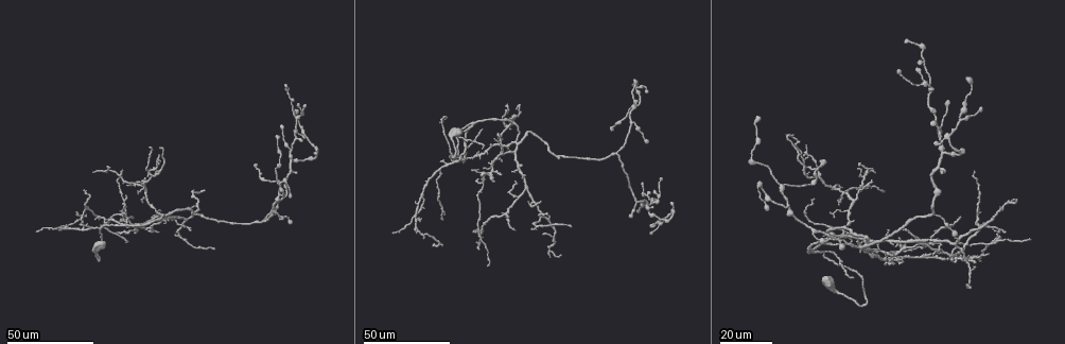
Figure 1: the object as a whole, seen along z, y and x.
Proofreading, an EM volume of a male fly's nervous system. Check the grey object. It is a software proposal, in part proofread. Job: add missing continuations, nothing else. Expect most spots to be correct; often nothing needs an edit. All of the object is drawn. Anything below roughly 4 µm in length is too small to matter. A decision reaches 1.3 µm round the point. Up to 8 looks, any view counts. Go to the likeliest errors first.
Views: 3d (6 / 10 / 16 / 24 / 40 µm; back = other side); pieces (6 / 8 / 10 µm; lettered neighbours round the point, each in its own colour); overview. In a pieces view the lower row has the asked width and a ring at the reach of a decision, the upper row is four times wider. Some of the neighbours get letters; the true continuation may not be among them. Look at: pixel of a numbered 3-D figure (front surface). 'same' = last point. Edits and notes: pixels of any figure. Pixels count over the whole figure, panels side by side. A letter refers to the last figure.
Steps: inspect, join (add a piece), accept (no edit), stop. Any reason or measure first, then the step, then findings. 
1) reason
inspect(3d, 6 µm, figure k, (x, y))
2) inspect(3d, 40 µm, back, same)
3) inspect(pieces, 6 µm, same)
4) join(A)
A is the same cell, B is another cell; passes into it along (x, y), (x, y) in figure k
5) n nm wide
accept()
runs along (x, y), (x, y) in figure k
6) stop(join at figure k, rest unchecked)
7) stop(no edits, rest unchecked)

branch stops here
inspect(3d, 24 µm, figure 1, (471, 171))

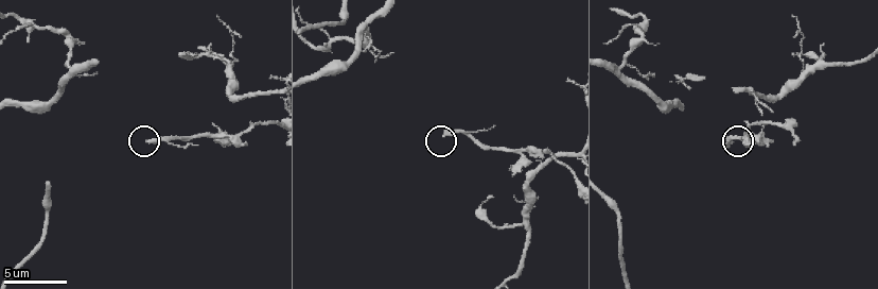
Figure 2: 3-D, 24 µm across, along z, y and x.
inspect(pieces, 8 µm, figure 2, (447, 134))

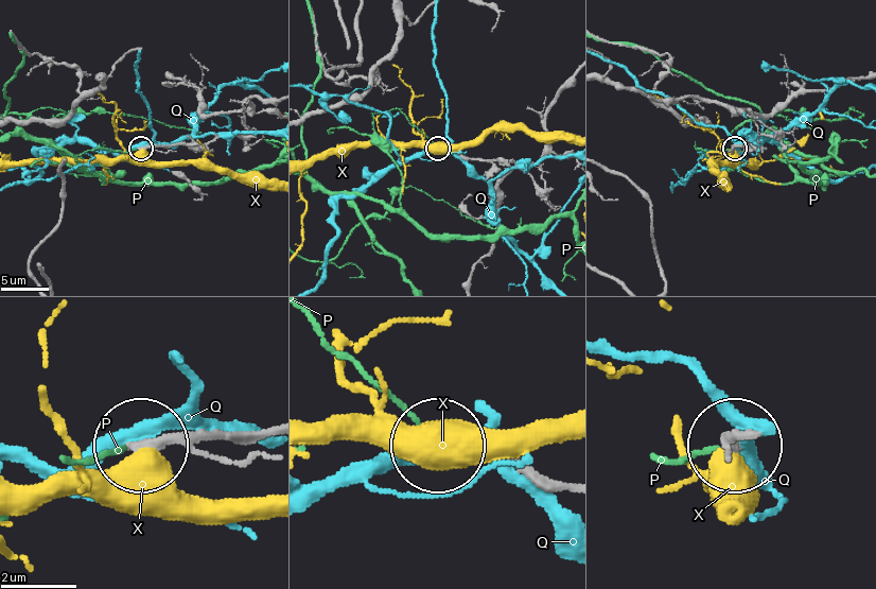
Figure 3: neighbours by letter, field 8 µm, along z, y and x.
accept()
P, Q and X are other cells; runs along (270, 427), (141, 446) in figure 3; no lettered piece goes on from it

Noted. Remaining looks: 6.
tapers out
inspect(3d, 40 µm, figure 1, (1031, 240))

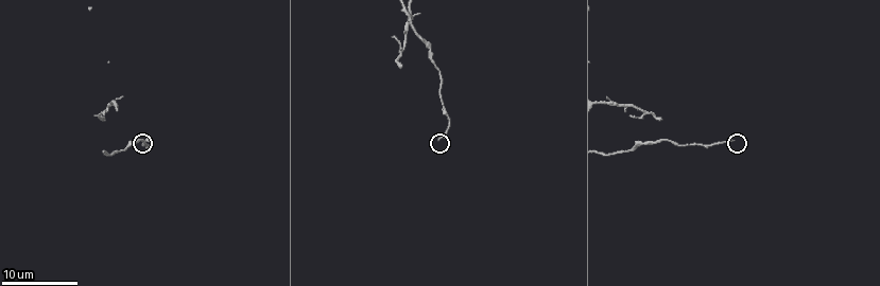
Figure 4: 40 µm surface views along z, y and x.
see the neighbours
inspect(pieces, 6 µm, figure 4, (440, 141))

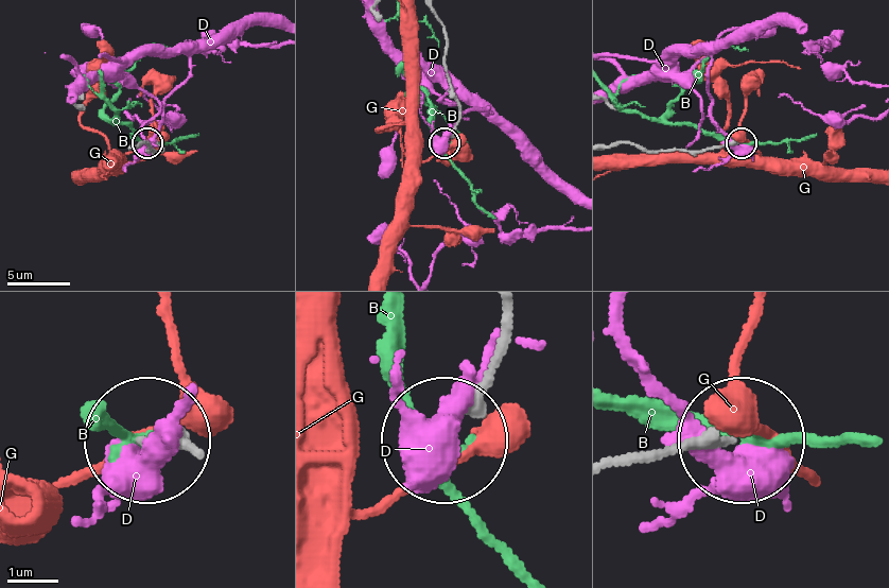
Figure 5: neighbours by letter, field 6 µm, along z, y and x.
accept()
B, D and G are other cells; none of them fits

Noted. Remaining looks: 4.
free end
inspect(3d, 24 µm, figure 1, (297, 174))

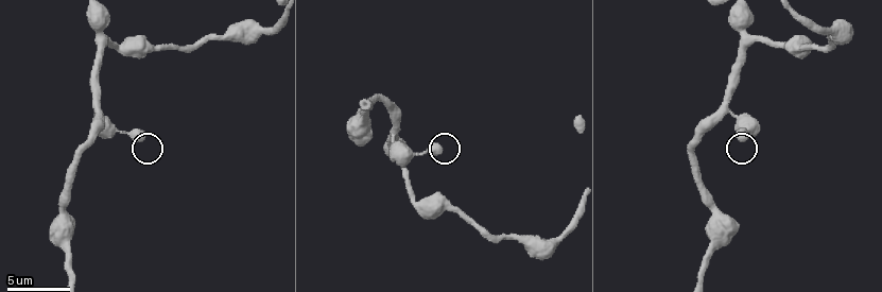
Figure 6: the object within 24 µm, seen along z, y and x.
inspect(pieces, 6 µm, figure 6, (140, 140))

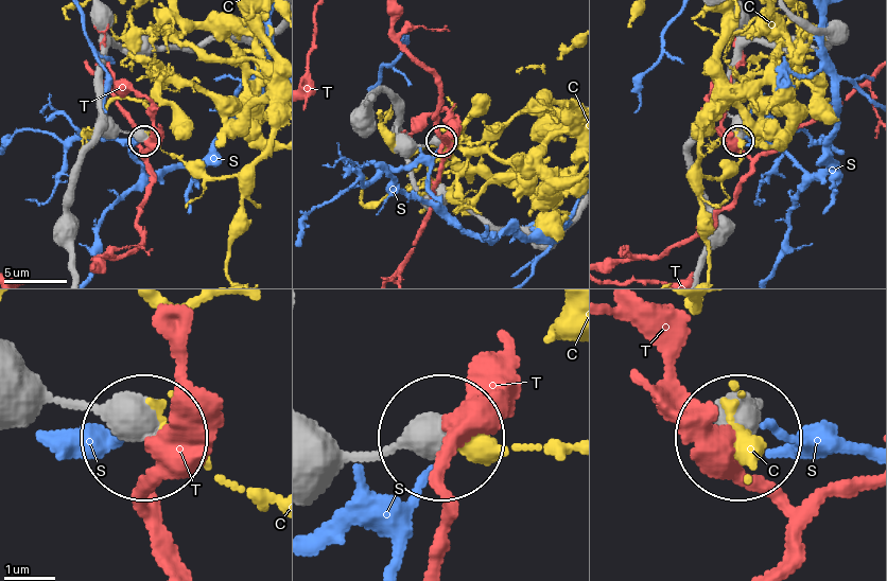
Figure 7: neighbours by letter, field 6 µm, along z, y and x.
530 nm wide
accept()
C, S and T are other cells; runs along (16, 364), (138, 430) in figure 7; none of them fits

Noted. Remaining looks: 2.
end of a long branch
inspect(3d, 24 µm, figure 1, (813, 198))

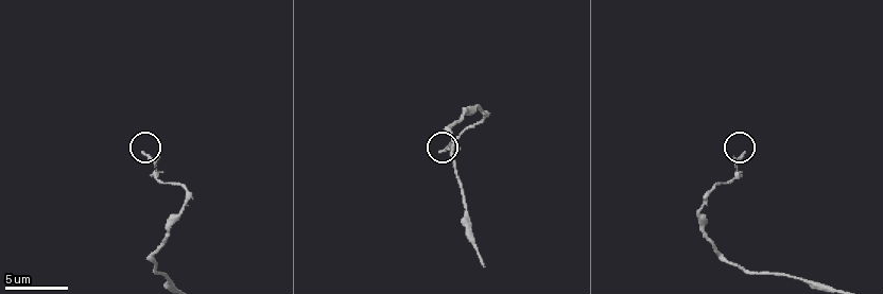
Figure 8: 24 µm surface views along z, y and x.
inspect(pieces, 6 µm, figure 8, (144, 151))

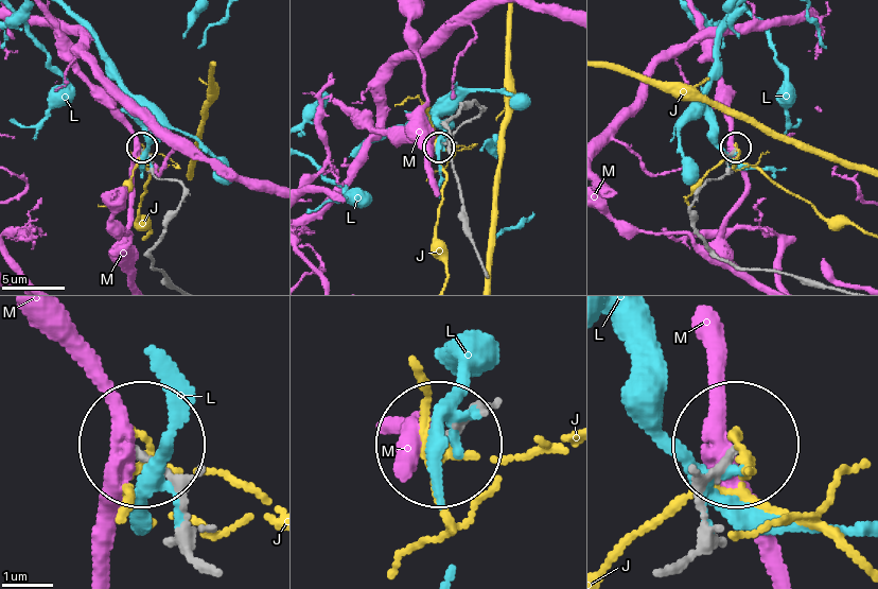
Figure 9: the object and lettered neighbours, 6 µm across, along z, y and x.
accept()
J, L and M are other cells; no lettered piece goes on from it

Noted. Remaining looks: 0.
stop(no edits, rest unchecked)

